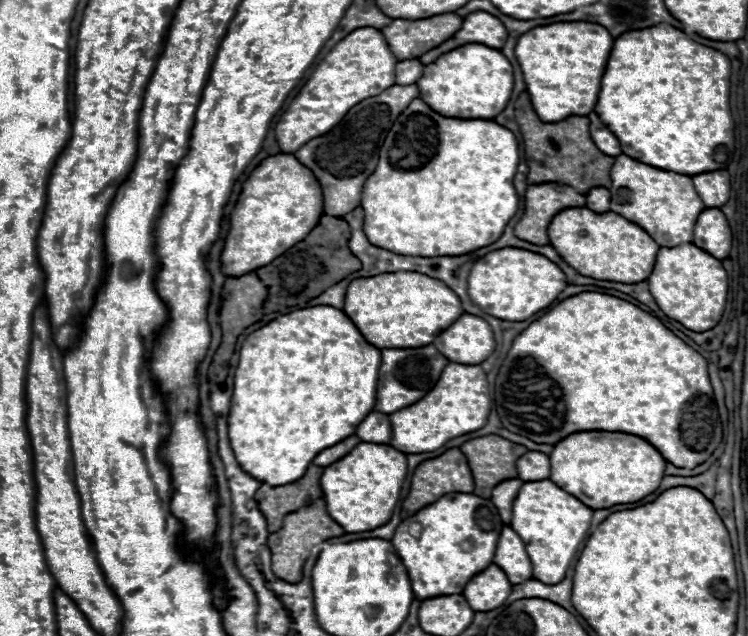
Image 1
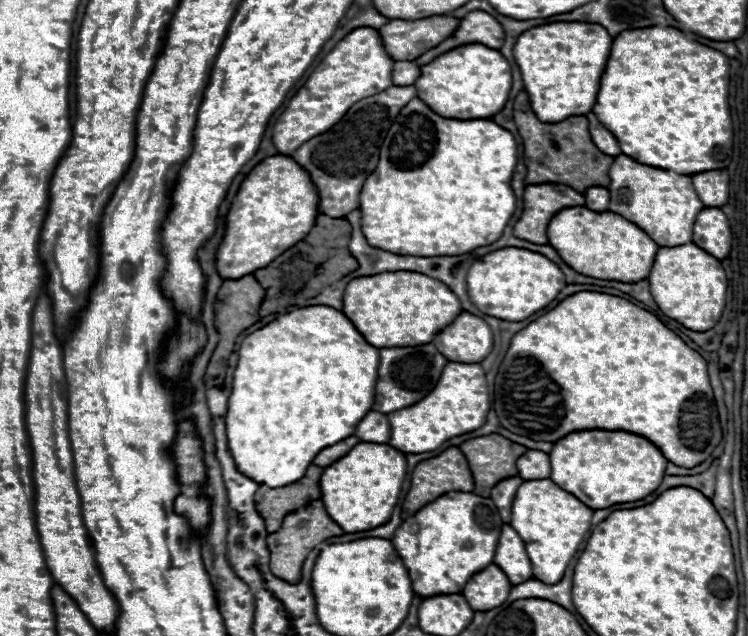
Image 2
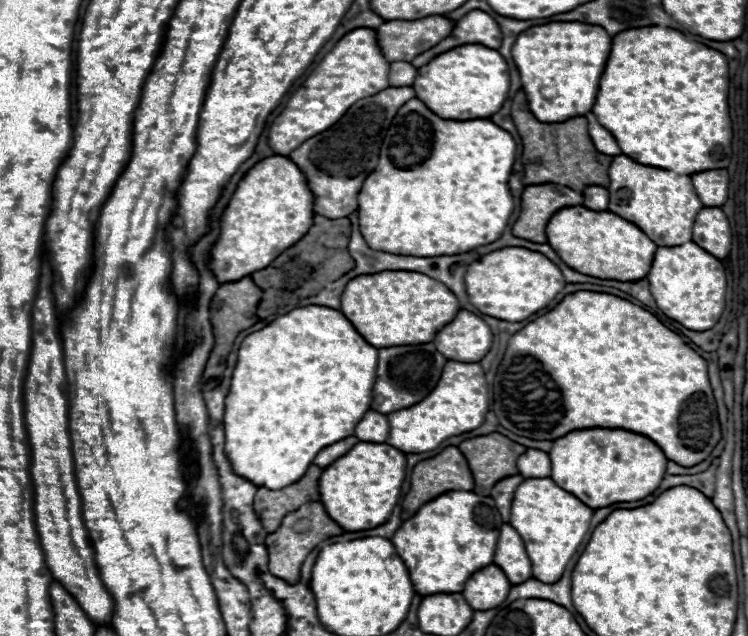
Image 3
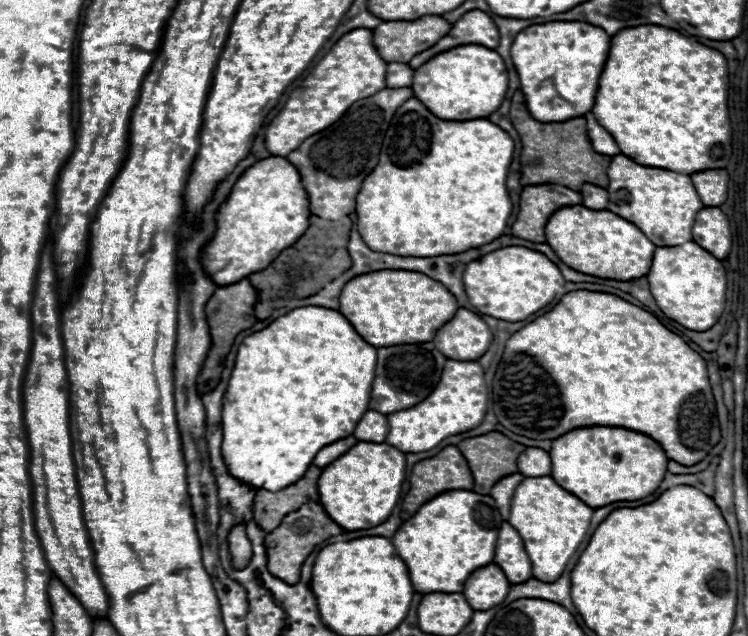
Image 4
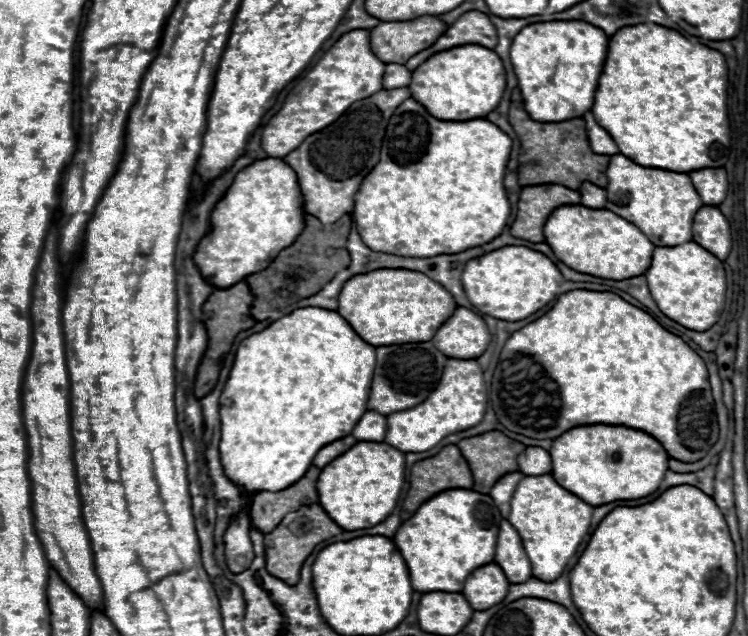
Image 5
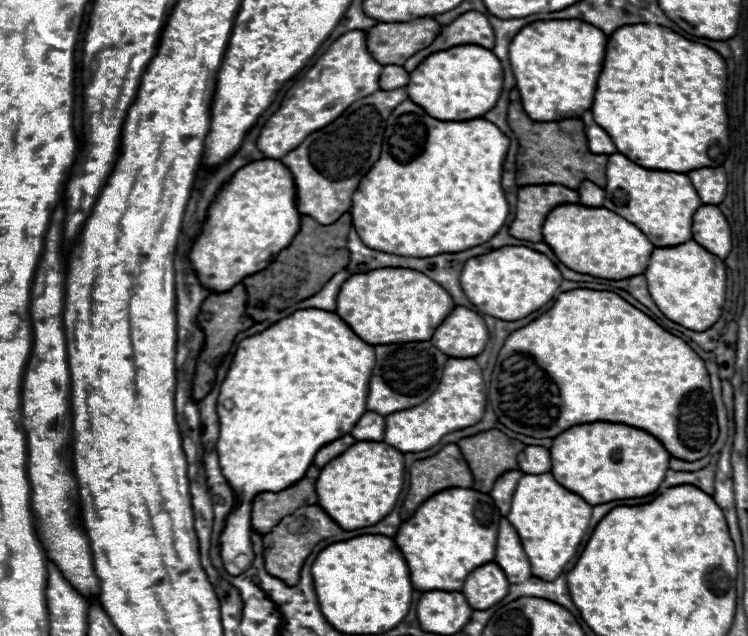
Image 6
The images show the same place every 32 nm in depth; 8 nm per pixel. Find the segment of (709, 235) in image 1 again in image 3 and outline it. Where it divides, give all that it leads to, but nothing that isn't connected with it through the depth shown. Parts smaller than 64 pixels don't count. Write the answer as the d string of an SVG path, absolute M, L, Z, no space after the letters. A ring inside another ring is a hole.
M704 208L696 216L696 226L692 230L692 242L708 250L716 258L724 258L730 252L732 234L726 214L720 208Z

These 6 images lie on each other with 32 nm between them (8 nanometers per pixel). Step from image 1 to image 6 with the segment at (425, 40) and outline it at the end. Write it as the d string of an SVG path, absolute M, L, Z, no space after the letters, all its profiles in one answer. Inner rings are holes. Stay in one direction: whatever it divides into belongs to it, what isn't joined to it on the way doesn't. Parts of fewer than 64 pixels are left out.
M432 18L412 22L380 22L366 32L370 54L382 64L402 66L414 52L424 50L440 34L442 26Z

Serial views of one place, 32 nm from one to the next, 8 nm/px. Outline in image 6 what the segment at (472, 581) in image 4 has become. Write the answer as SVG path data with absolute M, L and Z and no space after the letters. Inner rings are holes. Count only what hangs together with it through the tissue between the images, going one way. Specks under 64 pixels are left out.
M488 562L488 566L480 566L480 570L468 574L468 582L464 582L462 594L468 598L468 604L474 610L486 610L508 594L508 586L510 582L504 578L500 566Z

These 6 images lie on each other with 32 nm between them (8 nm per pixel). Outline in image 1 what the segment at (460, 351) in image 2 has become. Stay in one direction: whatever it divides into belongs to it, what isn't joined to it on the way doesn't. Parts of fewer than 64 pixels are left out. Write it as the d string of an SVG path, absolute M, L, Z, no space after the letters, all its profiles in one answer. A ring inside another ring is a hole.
M462 314L460 322L454 322L452 328L448 326L448 330L436 338L434 346L450 362L480 364L492 356L496 340L490 324L484 318Z

